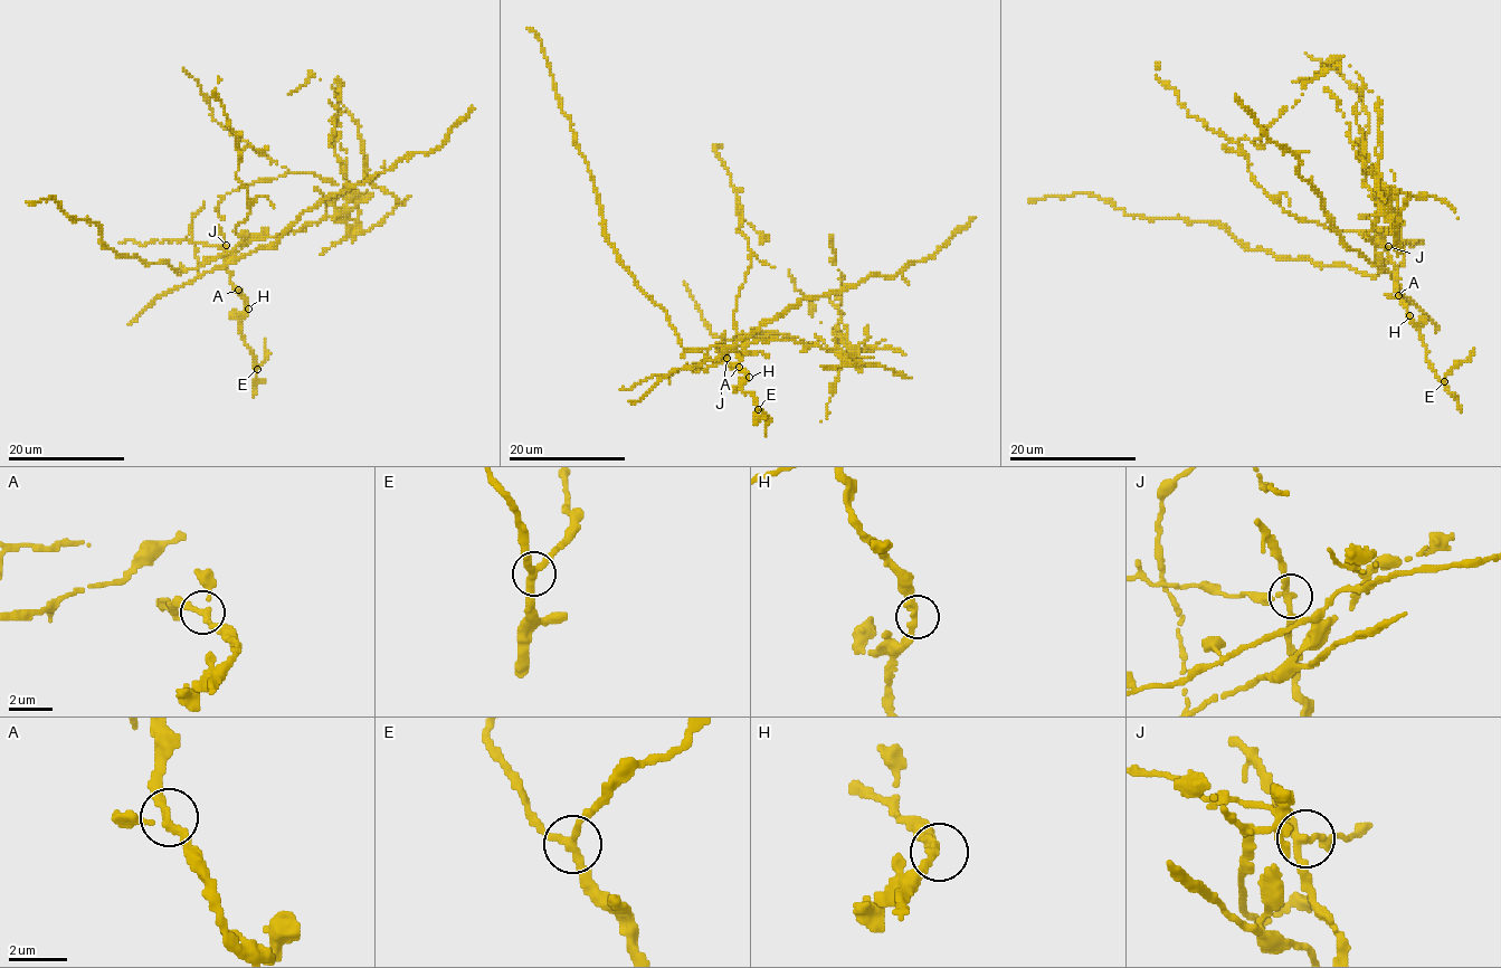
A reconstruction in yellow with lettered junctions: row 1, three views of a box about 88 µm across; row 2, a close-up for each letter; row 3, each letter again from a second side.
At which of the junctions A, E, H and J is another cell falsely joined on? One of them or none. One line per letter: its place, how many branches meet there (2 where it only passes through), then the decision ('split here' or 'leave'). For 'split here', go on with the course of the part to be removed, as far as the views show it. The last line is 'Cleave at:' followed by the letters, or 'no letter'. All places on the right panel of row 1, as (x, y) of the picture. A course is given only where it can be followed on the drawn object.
A: (1398, 295) | 3 | leave
E: (1444, 381) | 3 | leave
H: (1409, 315) | 2 | leave
J: (1388, 246) | 3 | split here | (1388, 246), (1403, 246), (1397, 277), (1376, 254), (1376, 276), (1247, 249), (1217, 222), (1028, 198)
Cleave at: J

